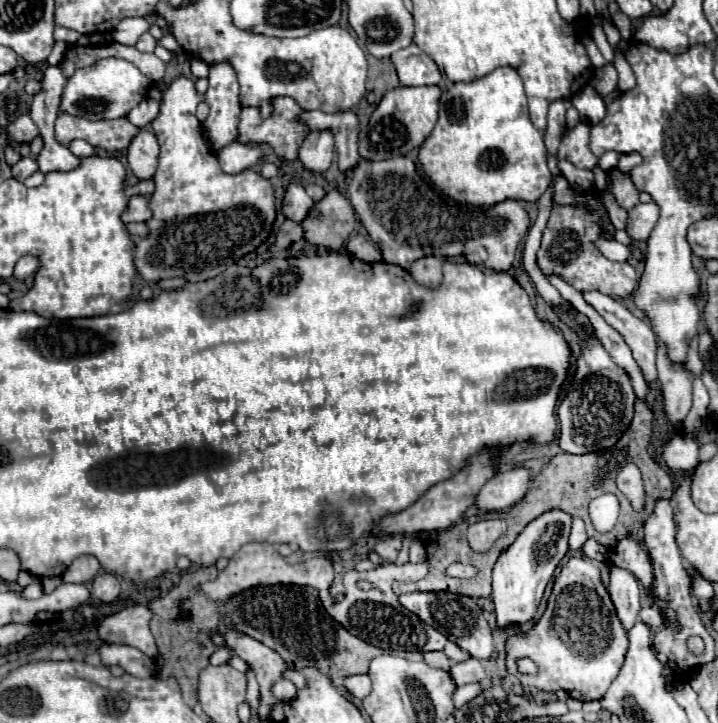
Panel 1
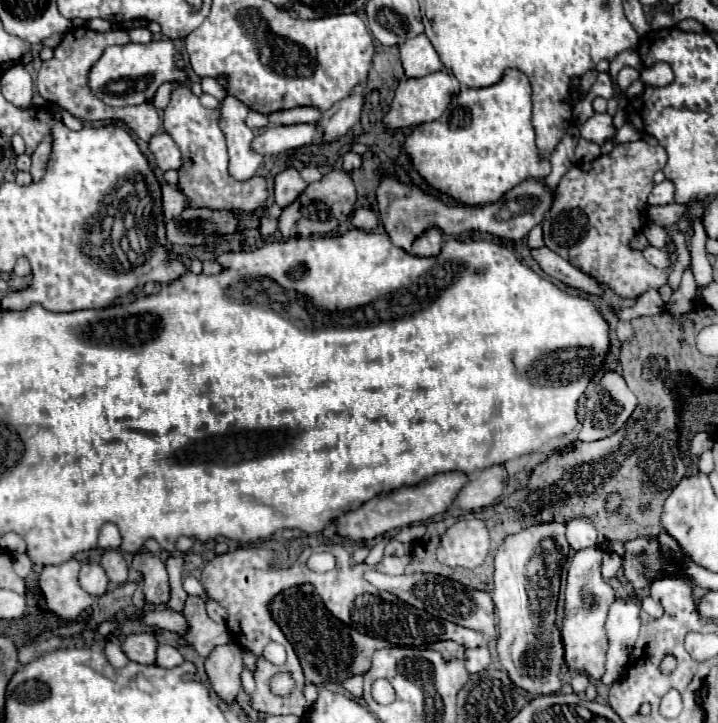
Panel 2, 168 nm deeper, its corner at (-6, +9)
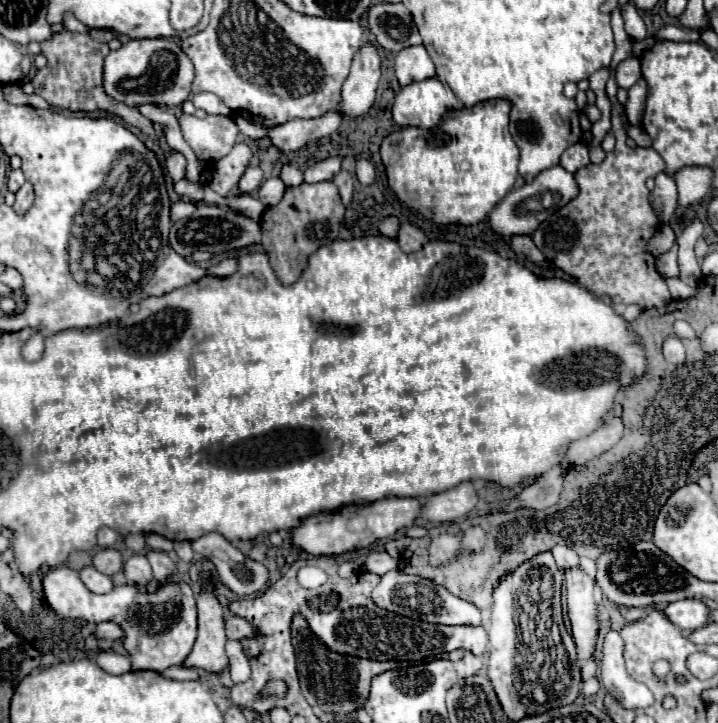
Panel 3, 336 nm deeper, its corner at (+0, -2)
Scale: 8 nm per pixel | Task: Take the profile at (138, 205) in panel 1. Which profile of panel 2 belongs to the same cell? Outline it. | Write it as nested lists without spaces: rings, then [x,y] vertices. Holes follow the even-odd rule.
[[[162,185],[162,207],[166,221],[172,217],[178,217],[186,207],[190,205],[190,199],[184,193],[178,193],[176,185]]]

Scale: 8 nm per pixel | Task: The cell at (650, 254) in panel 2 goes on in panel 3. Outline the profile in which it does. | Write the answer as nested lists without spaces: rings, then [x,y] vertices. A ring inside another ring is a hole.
[[[664,278],[664,282],[666,282],[674,300],[688,300],[688,298],[694,298],[698,294],[698,288],[686,286],[680,278]]]

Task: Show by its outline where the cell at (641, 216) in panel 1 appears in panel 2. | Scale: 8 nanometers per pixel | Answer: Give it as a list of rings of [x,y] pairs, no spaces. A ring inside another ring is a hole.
[[[668,179],[654,185],[654,189],[648,197],[648,205],[668,205],[672,201],[674,201],[674,183]]]

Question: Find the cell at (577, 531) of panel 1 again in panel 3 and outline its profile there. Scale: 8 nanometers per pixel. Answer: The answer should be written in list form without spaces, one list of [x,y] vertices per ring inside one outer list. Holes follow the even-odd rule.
[[[554,546],[554,548],[552,548],[552,554],[554,554],[556,564],[558,564],[562,570],[572,568],[572,566],[576,566],[576,564],[580,562],[578,552],[572,550],[570,546]]]

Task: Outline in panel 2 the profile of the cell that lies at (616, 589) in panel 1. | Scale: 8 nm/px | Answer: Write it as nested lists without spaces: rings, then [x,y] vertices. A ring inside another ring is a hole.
[[[620,599],[614,601],[606,619],[608,655],[606,655],[606,673],[602,677],[606,685],[612,685],[616,679],[622,677],[628,663],[628,655],[636,643],[640,623],[642,619],[638,605]]]

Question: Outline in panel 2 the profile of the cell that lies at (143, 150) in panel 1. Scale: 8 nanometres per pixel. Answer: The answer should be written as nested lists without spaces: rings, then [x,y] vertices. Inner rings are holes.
[[[158,133],[150,139],[150,151],[156,157],[156,163],[160,169],[180,169],[182,167],[182,153],[172,141],[168,133]]]

